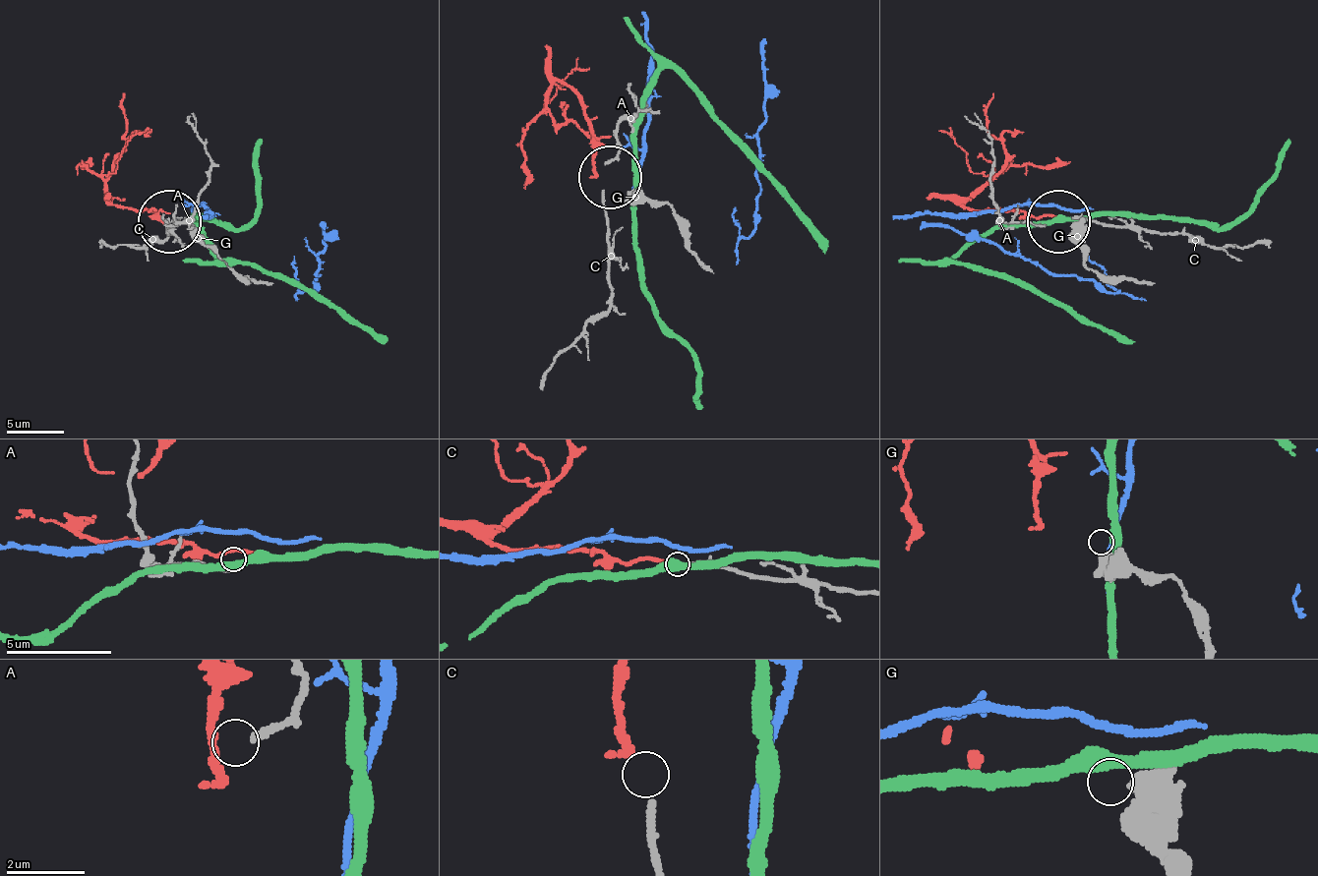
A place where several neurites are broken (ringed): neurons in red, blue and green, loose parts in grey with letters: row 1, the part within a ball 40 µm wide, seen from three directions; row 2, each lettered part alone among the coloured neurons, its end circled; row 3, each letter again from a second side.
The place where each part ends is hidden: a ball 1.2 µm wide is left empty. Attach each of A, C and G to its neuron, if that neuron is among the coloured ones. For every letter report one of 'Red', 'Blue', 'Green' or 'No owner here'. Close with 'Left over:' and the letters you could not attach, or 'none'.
A: No owner here
C: Red
G: No owner here
Left over: A, G

